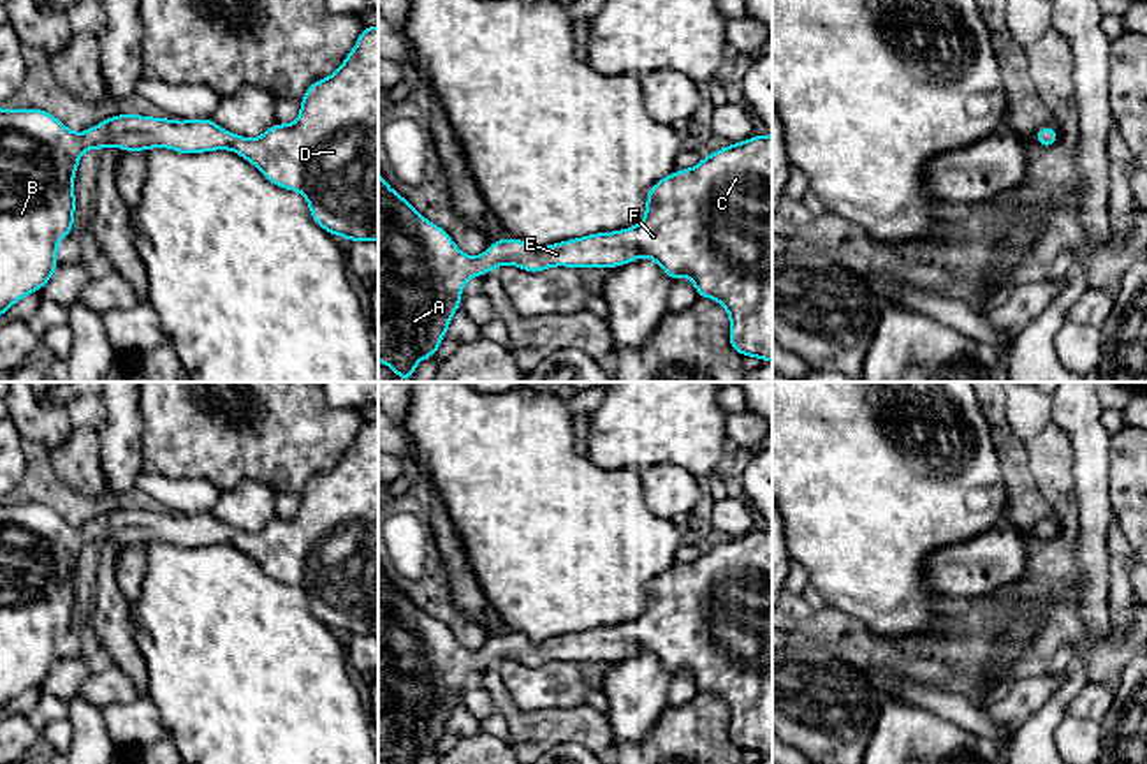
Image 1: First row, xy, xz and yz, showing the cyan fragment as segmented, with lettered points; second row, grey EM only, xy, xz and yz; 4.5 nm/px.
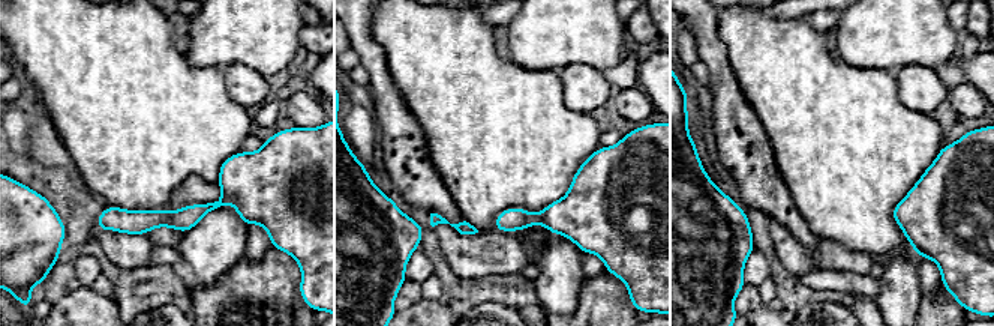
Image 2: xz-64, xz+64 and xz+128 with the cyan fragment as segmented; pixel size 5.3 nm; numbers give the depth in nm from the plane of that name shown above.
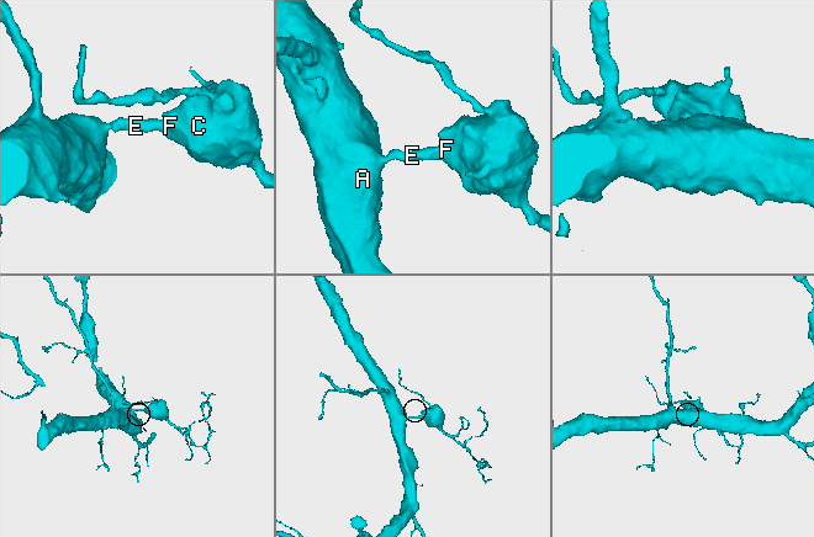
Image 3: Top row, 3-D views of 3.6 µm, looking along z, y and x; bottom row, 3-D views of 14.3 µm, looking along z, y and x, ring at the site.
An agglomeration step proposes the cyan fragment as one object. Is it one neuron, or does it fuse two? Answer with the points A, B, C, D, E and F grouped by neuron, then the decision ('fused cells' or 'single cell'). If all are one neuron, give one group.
A B C D E F; single cell

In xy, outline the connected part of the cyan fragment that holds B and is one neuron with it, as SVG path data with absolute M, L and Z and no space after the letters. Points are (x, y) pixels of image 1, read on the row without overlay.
M378 419L364 421L354 444L329 472L313 475L301 493L301 507L292 519L276 516L262 530L248 533L218 521L211 511L172 516L144 509L114 509L86 526L69 525L55 509L37 503L5 505L0 502L0 709L32 687L39 687L60 660L58 637L74 625L76 588L74 570L81 549L95 542L102 546L114 539L121 546L148 546L169 542L195 549L230 544L255 560L273 579L296 584L306 591L317 620L332 630L352 635L378 637Z

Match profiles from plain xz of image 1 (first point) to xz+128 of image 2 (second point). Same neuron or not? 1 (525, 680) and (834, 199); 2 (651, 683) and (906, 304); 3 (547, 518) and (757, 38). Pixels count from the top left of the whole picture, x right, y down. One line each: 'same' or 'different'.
1: different
2: same
3: same

